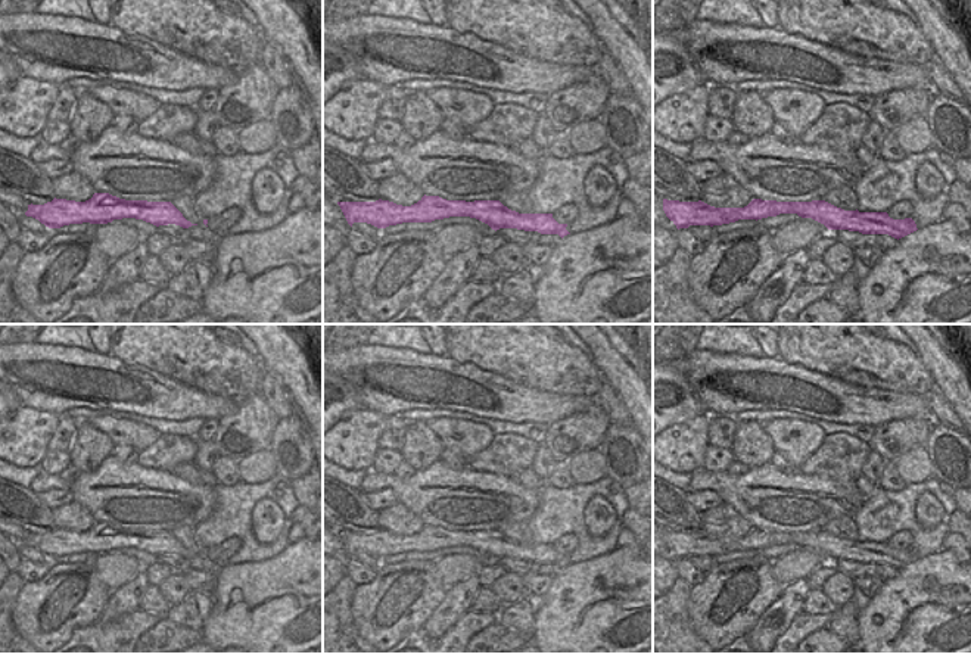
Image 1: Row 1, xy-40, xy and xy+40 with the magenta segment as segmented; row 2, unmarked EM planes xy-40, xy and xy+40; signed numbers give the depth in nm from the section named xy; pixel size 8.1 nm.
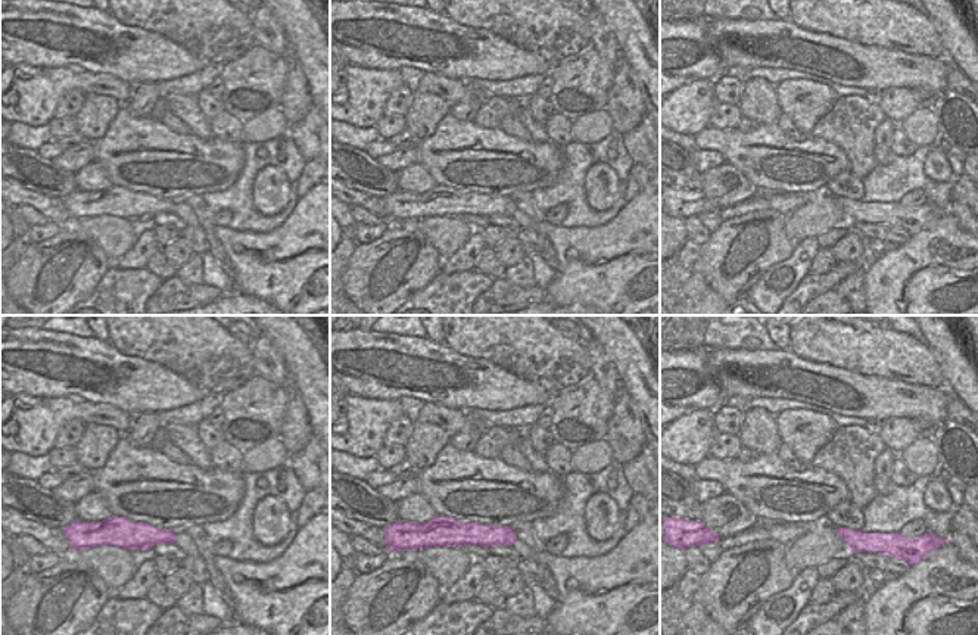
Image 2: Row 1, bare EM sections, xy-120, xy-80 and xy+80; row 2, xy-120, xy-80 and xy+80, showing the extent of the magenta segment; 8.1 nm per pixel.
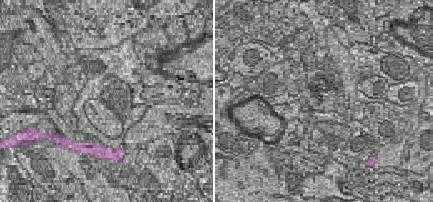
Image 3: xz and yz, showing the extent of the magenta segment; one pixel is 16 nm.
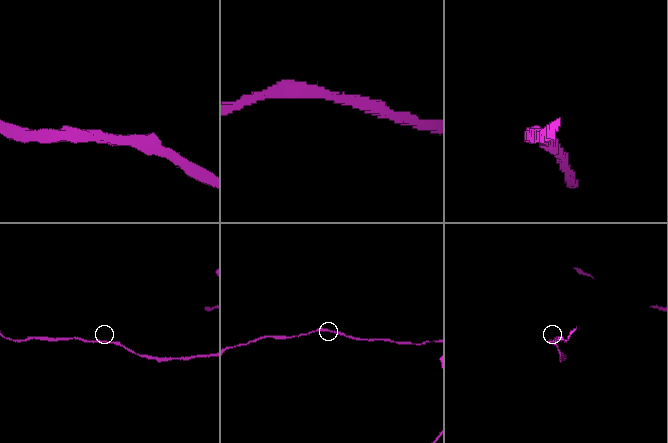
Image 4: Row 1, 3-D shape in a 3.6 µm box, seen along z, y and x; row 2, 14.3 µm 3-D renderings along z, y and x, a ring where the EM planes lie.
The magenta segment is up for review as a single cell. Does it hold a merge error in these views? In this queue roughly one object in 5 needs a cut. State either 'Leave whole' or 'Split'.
Leave whole.

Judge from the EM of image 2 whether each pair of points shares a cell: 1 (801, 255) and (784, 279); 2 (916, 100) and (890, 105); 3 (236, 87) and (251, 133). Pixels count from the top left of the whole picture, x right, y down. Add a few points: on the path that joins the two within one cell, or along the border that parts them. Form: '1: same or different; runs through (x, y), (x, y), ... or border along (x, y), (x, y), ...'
1: same; runs through (800, 261), (790, 273)
2: same; runs through (910, 100), (896, 103)
3: different; border along (277, 106), (243, 123)

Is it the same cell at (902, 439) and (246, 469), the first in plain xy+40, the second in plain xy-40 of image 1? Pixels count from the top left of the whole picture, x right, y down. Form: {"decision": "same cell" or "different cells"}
{"decision": "different cells"}

